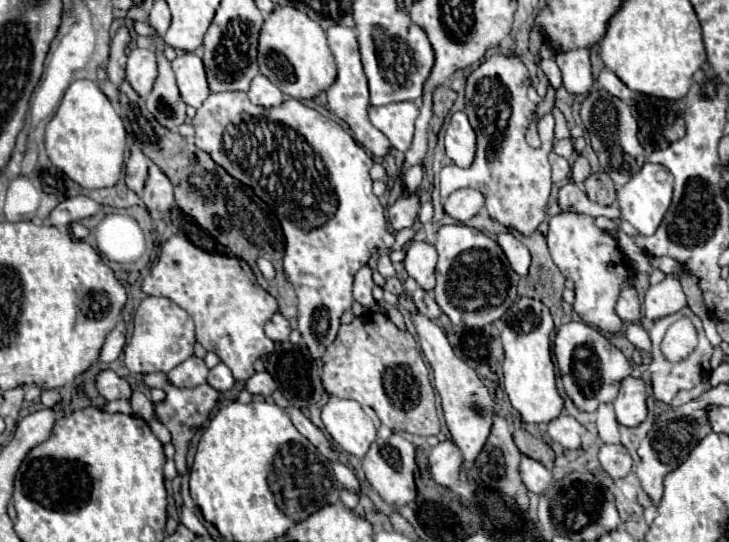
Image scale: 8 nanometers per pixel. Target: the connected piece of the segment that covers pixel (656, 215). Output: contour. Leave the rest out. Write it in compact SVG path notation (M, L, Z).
M645 162L645 166L639 170L639 174L635 174L623 188L617 190L617 202L619 202L621 216L627 222L631 222L643 236L651 236L659 228L665 212L669 210L671 194L673 194L671 172L667 172L667 168L663 168L661 164Z

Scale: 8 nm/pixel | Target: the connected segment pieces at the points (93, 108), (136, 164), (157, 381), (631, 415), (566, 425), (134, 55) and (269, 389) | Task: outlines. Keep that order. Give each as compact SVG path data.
M98 68L97 79L75 80L55 116L45 126L45 148L55 168L67 174L81 188L109 188L115 186L125 160L127 142L134 142L119 116L119 89L107 79L107 68Z
M131 150L131 156L129 156L127 168L125 168L125 174L127 174L125 180L127 180L127 188L139 196L145 188L145 180L149 174L147 170L149 170L147 156L143 156L143 152L139 152L139 150Z
M155 372L155 374L145 374L143 376L143 382L149 386L149 388L161 388L165 390L167 398L163 404L157 404L155 406L155 416L165 422L167 430L171 432L173 436L173 446L175 446L175 466L177 466L177 472L179 474L185 474L187 470L187 464L185 464L185 456L187 456L187 448L189 448L189 440L193 438L193 434L183 434L183 430L197 430L207 418L209 414L215 410L215 406L219 404L219 392L215 392L215 388L211 388L209 384L201 384L197 388L177 388L169 382L167 374L165 372Z
M627 376L621 386L619 386L619 394L613 400L613 408L615 408L615 416L617 422L623 426L637 426L645 420L647 416L647 386L641 378L635 376Z
M561 414L559 420L553 420L549 424L549 436L563 448L581 448L585 428L577 420L573 420L573 416Z
M133 48L127 58L127 82L133 86L133 90L145 98L153 88L155 76L155 52Z
M257 372L255 376L251 376L247 382L245 382L245 390L249 394L259 394L259 396L271 396L275 392L277 384L273 382L271 374L269 372Z

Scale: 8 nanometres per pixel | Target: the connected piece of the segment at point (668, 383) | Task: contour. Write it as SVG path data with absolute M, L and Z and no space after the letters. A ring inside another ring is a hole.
M683 308L683 310L675 312L675 314L671 314L671 316L663 316L663 318L655 320L653 326L651 326L651 330L649 330L649 336L651 336L651 342L653 342L653 358L651 358L649 372L651 372L653 394L655 394L655 398L657 398L659 402L669 404L669 402L677 396L677 392L681 392L681 390L691 390L691 388L695 388L697 384L701 384L701 380L703 380L705 376L709 376L709 372L711 372L709 360L711 360L711 354L713 354L713 346L709 344L709 340L707 340L707 336L705 336L705 330L703 330L703 324L701 324L699 316L695 316L689 308ZM683 316L691 318L691 322L695 324L695 328L697 328L697 336L699 336L699 344L697 344L697 348L695 348L695 350L693 350L683 362L671 364L671 362L665 360L665 356L661 354L661 340L663 340L663 336L665 336L667 328L669 328L675 320L679 320L679 318L683 318Z

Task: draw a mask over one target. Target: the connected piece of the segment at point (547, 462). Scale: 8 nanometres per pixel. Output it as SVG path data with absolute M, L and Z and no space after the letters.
M521 428L515 430L513 436L515 436L517 448L519 448L525 456L531 456L533 460L539 460L547 470L553 468L555 454L553 454L553 450L551 450L551 446L549 446L547 442L533 438L529 432L525 432L525 430L521 430Z

